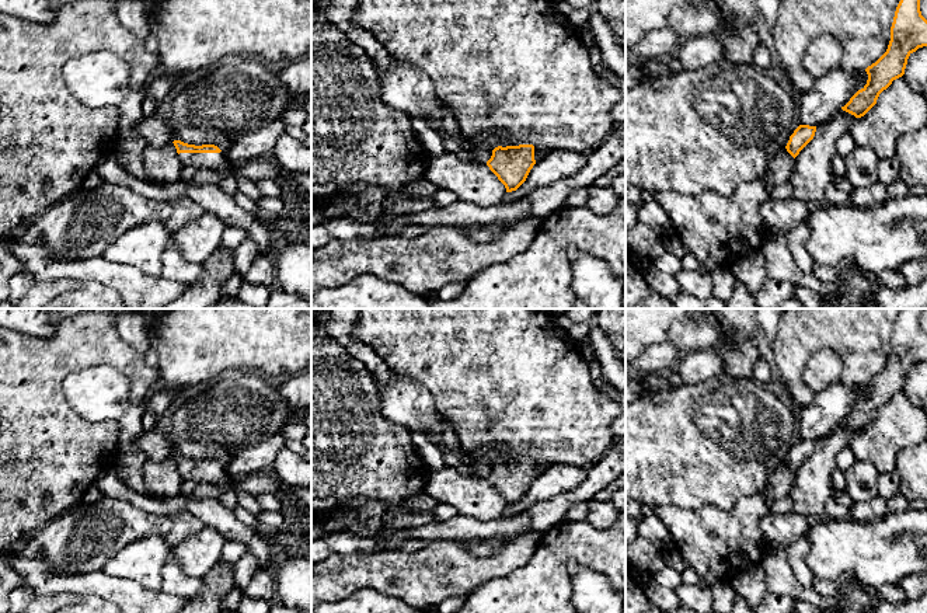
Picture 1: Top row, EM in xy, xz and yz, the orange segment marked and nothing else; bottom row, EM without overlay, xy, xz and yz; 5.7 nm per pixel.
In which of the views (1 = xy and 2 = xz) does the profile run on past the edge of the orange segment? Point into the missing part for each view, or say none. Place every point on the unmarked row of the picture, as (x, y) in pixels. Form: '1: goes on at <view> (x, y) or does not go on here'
1: goes on at xy (201, 476)
2: does not go on here

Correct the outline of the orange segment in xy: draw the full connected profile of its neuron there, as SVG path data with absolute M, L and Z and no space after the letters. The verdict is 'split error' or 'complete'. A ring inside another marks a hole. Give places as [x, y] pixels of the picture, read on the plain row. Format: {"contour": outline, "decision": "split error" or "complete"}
{"contour": "M181 454L172 456L182 480L192 480L198 485L216 484L227 480L226 467L215 459L188 459Z", "decision": "split error"}

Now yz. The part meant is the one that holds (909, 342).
{"contour": "M902 310L895 325L886 366L865 383L867 398L841 421L843 425L855 432L864 431L877 418L879 408L905 389L909 370L919 362L927 361L927 334L920 325L923 310Z", "decision": "complete"}

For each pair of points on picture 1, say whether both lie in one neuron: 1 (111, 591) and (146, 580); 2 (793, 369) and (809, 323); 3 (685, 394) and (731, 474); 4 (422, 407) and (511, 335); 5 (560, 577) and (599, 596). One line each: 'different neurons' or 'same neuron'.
1: different neurons
2: same neuron
3: same neuron
4: different neurons
5: different neurons

